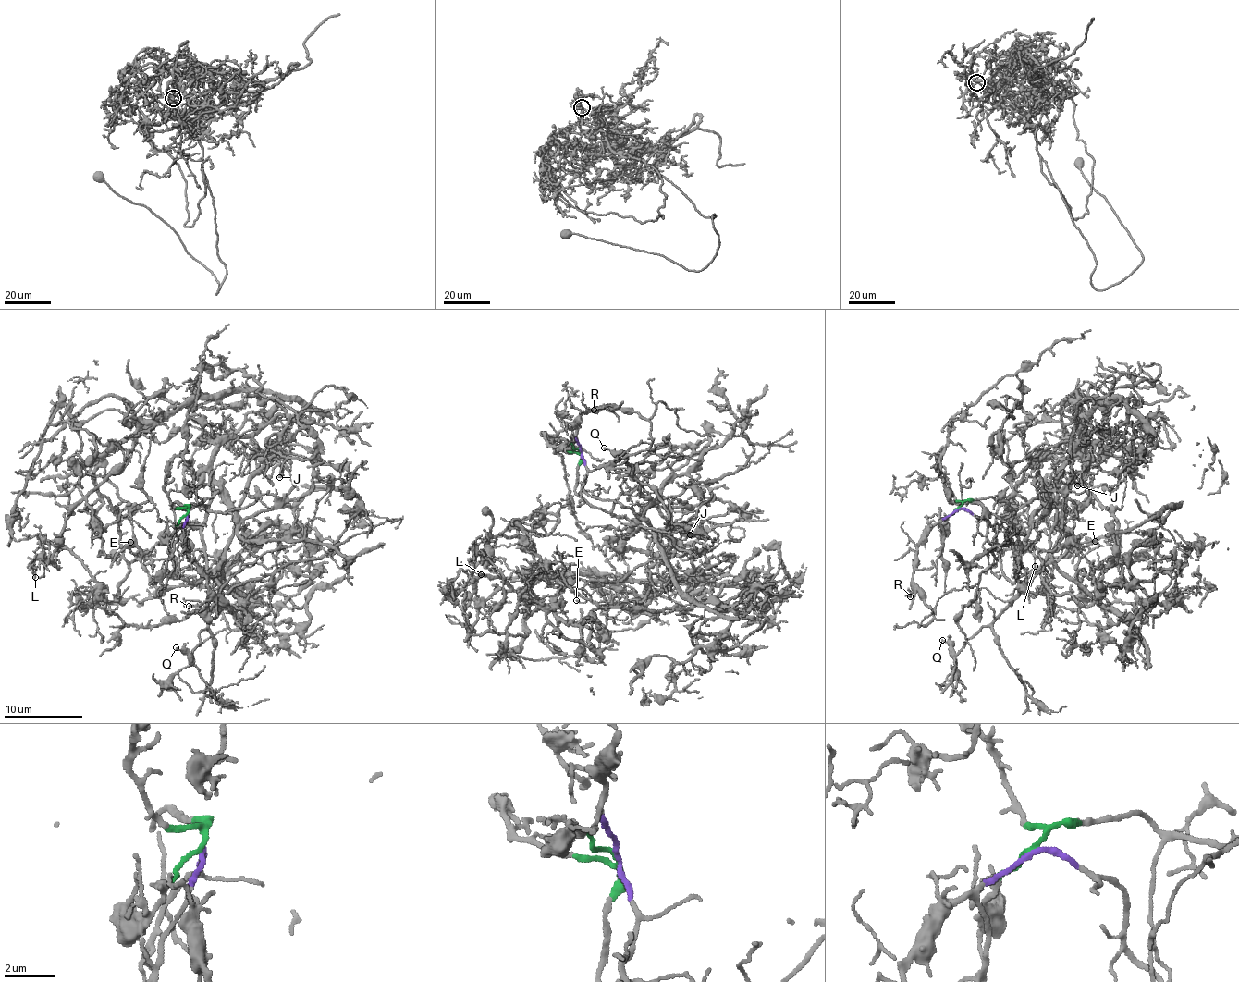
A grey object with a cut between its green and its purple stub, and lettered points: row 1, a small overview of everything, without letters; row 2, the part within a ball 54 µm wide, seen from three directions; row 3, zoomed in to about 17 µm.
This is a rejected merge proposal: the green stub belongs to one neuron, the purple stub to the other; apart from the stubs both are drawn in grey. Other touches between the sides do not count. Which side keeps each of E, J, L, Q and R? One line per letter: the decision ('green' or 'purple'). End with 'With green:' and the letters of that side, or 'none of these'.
E: purple
J: green
L: green
Q: purple
R: purple
With green: J, L

